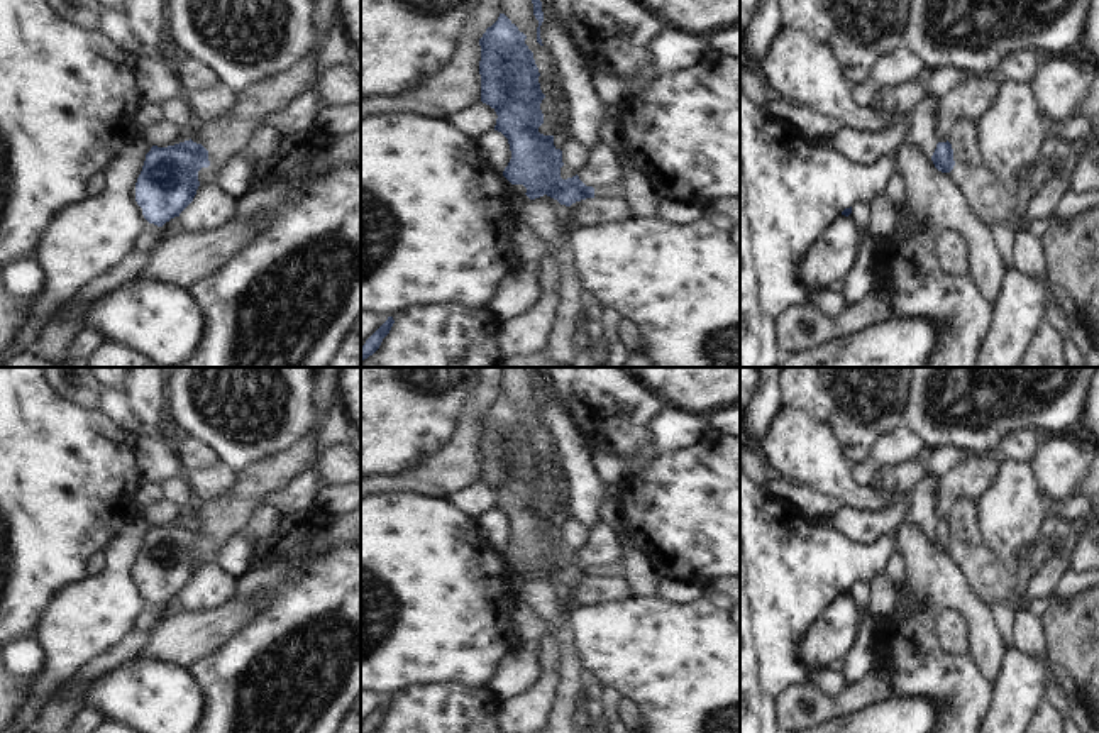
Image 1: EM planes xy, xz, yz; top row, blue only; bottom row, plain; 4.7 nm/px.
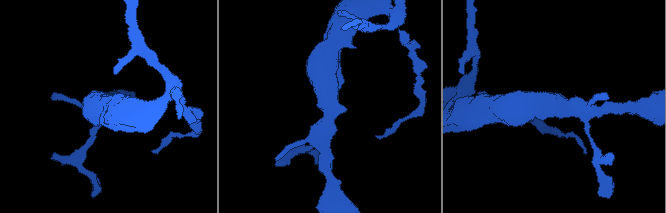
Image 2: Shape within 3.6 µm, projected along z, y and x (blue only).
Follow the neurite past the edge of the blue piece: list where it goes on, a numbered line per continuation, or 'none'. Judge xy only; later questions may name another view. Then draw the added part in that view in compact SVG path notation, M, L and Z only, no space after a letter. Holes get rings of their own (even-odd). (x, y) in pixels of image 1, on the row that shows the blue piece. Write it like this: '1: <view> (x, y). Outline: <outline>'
none

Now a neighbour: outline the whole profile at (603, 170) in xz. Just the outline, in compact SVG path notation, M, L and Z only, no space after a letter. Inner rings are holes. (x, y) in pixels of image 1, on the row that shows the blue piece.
M599 139L599 142L593 147L589 166L577 176L586 186L593 188L623 181L623 171L616 161L616 151Z

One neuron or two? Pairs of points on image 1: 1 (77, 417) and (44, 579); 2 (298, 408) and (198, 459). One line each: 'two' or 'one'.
1: one
2: two

